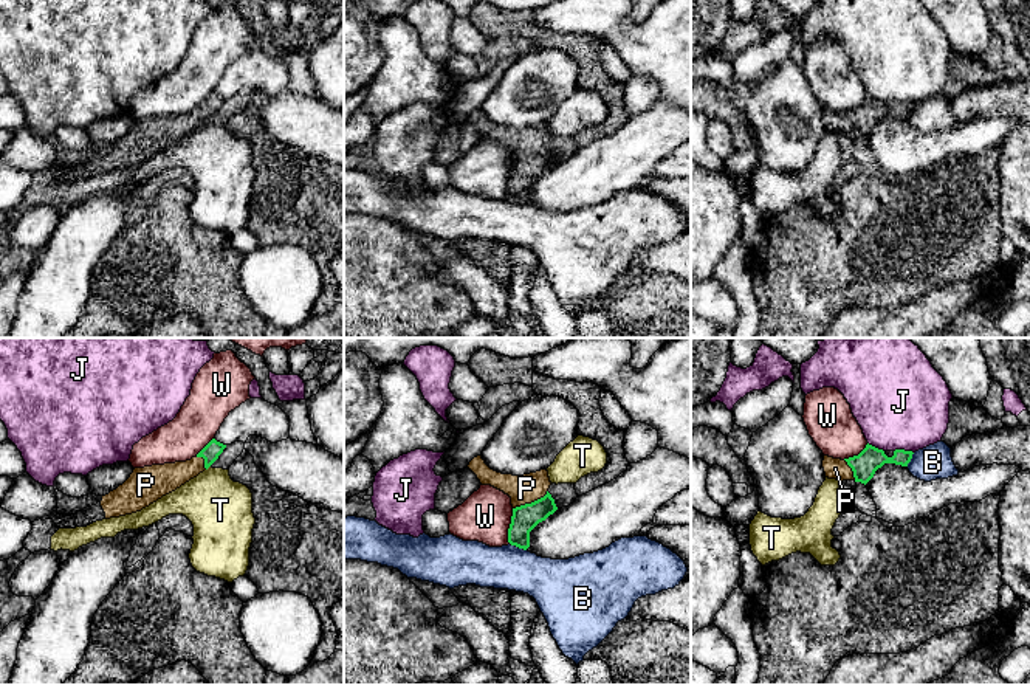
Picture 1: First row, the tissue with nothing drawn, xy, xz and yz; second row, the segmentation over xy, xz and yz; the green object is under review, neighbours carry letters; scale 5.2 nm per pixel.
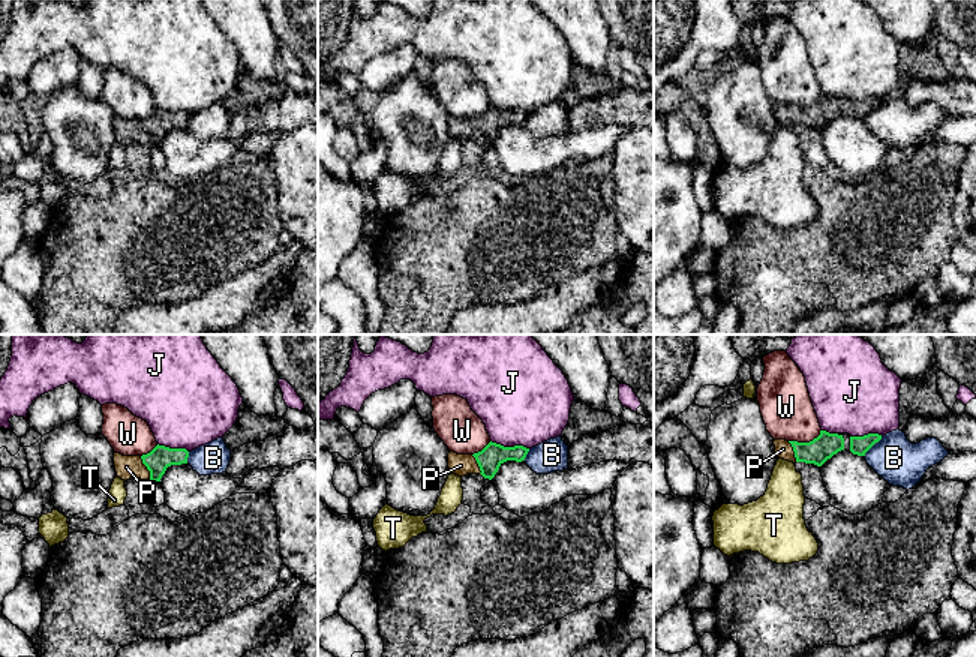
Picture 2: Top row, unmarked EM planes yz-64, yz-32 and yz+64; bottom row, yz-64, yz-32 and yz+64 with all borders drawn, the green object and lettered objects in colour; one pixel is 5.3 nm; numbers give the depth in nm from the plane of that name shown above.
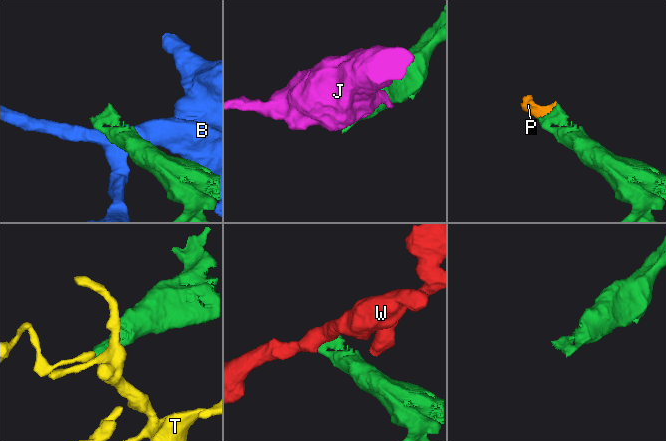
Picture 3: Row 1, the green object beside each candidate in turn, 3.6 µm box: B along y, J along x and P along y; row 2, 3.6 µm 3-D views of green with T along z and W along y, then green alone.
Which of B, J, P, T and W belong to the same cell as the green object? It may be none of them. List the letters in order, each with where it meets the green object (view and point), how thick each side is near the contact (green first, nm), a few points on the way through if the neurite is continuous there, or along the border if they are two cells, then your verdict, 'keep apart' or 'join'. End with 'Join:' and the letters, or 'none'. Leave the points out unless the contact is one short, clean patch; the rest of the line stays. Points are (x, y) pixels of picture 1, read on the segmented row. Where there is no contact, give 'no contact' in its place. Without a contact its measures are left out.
B: meets green in xz at (518, 546); 140 nm thick on the green side, 240 nm on the other; keep apart
J: meets green in yz at (903, 450); 130 nm thick on the green side, 480 nm on the other; keep apart
P: meets green in xz at (532, 502); 140 nm thick on the green side, 150 nm on the other; runs through xz (525, 518), (532, 502), (527, 488); join
T: meets green in xy at (208, 467); 90 nm thick on the green side, 320 nm on the other; border along xy (209, 465), (206, 470); keep apart
W: meets green in xz at (510, 526); 140 nm thick on the green side, 260 nm on the other; keep apart
Join: P

